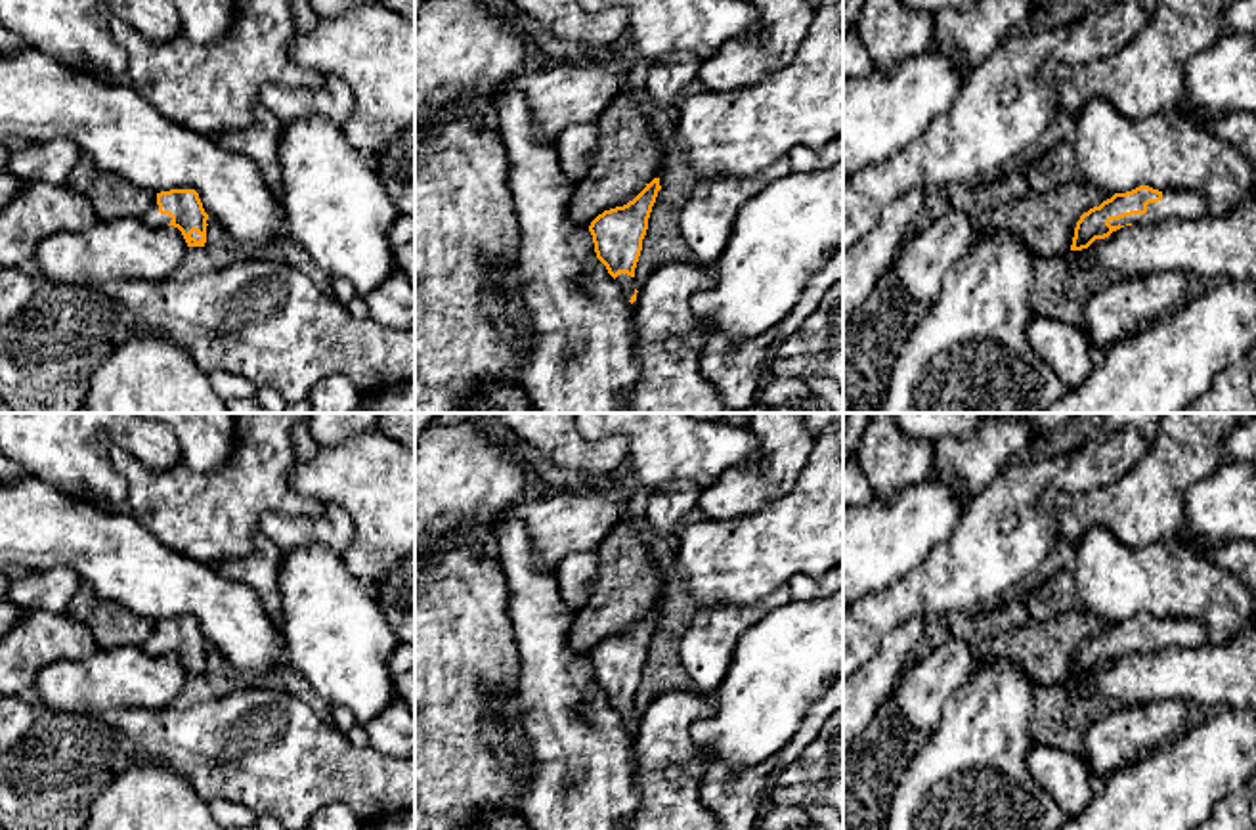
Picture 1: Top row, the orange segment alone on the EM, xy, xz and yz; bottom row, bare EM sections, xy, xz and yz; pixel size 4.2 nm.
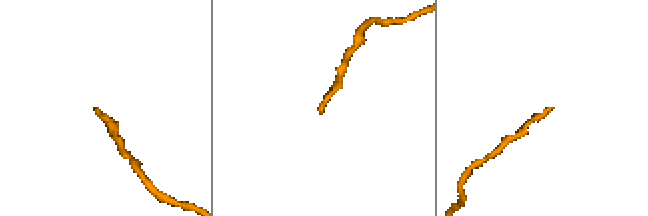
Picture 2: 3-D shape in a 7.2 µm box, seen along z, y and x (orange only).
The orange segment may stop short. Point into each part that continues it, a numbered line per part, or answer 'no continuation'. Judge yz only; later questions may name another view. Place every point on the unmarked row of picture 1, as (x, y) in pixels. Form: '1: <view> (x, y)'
1: yz (1180, 632)

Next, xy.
1: xy (153, 645)

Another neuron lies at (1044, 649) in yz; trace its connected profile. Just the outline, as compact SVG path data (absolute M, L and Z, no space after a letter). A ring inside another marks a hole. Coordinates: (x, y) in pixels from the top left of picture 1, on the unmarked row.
M1069 610L1023 627L977 635L977 667L992 658L1019 666L1040 687L1069 685L1076 650L1084 641L1111 627L1090 610Z

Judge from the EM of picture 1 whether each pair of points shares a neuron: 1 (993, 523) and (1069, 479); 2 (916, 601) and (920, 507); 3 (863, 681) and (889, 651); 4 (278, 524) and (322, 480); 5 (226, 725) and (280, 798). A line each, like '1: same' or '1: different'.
1: same
2: different
3: same
4: different
5: same

